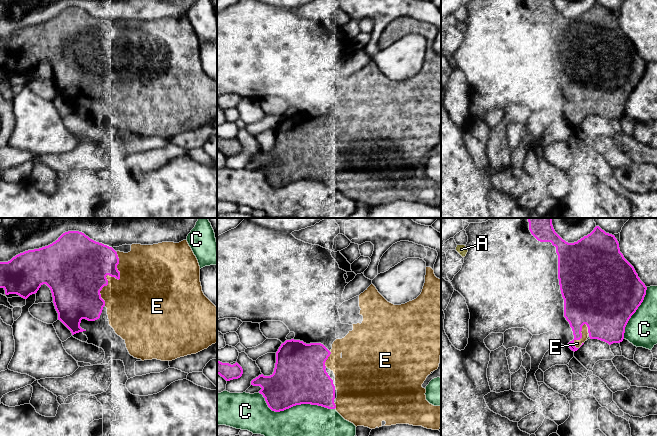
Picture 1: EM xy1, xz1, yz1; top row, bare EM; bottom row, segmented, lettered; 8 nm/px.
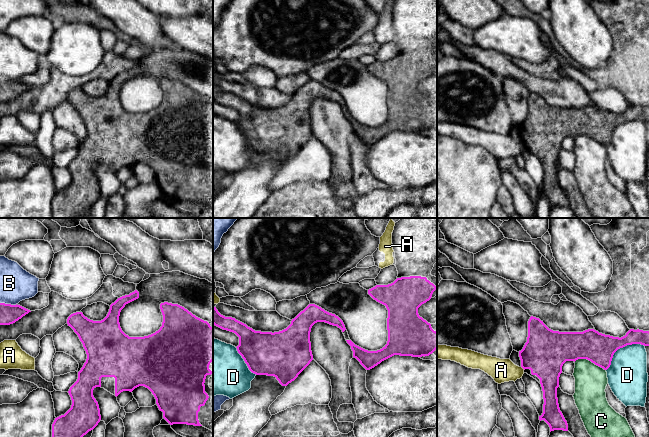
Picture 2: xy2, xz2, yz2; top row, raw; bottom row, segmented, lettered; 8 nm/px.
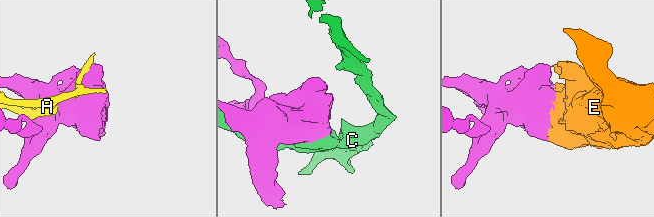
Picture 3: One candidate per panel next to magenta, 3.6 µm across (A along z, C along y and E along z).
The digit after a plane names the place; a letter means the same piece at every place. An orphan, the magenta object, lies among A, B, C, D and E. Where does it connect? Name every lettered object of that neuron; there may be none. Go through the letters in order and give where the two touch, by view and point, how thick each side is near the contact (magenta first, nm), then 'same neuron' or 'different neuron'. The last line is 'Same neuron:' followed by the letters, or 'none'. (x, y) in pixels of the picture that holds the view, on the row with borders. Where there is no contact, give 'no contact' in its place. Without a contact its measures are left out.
A: yz2 (523, 368) | 340/190 nm | different neuron
B: xy2 (8, 304) | 160/280 nm | different neuron
C: xz1 (294, 405) | 420/260 nm | different neuron
D: yz2 (620, 347) | 240/320 nm | different neuron
E: xy1 (110, 275) | 440/380 nm | same neuron
Same neuron: E

